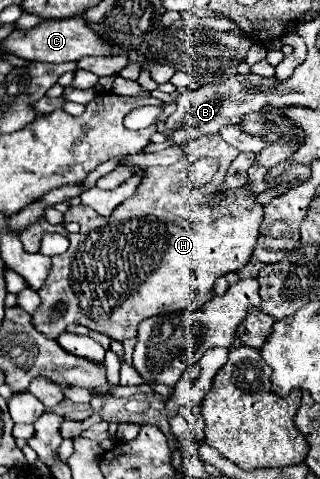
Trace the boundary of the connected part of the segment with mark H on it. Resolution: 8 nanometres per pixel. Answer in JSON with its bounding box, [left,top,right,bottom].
[19,134,263,340]

